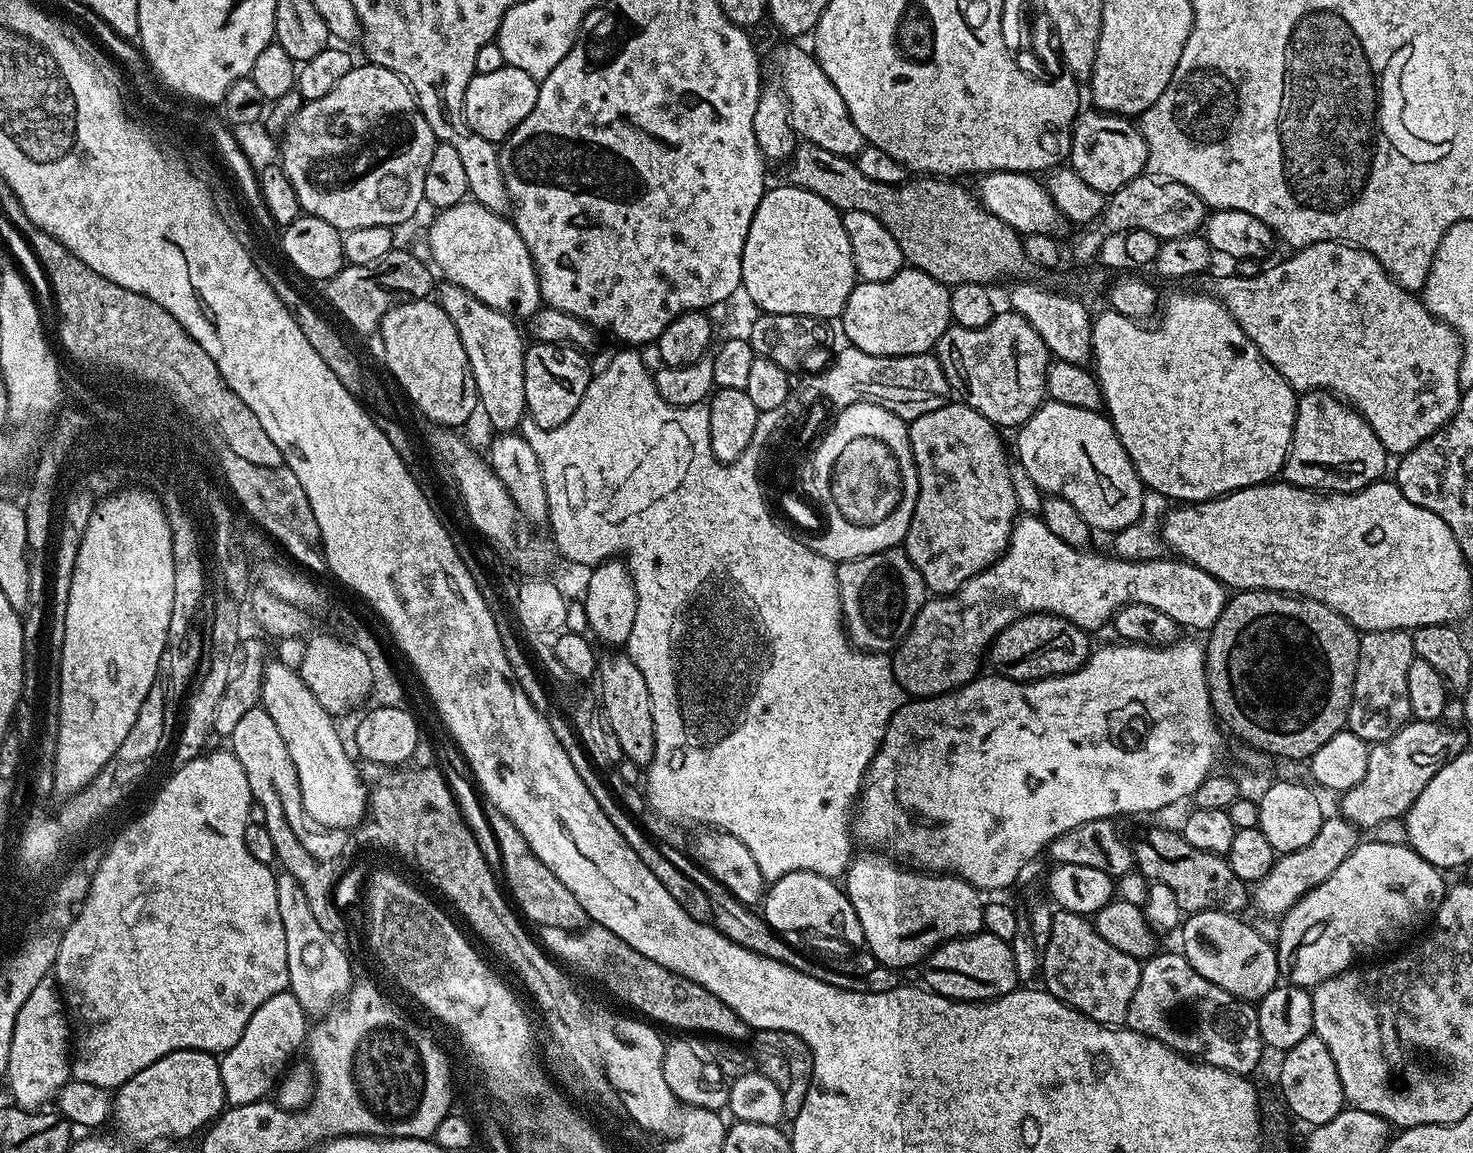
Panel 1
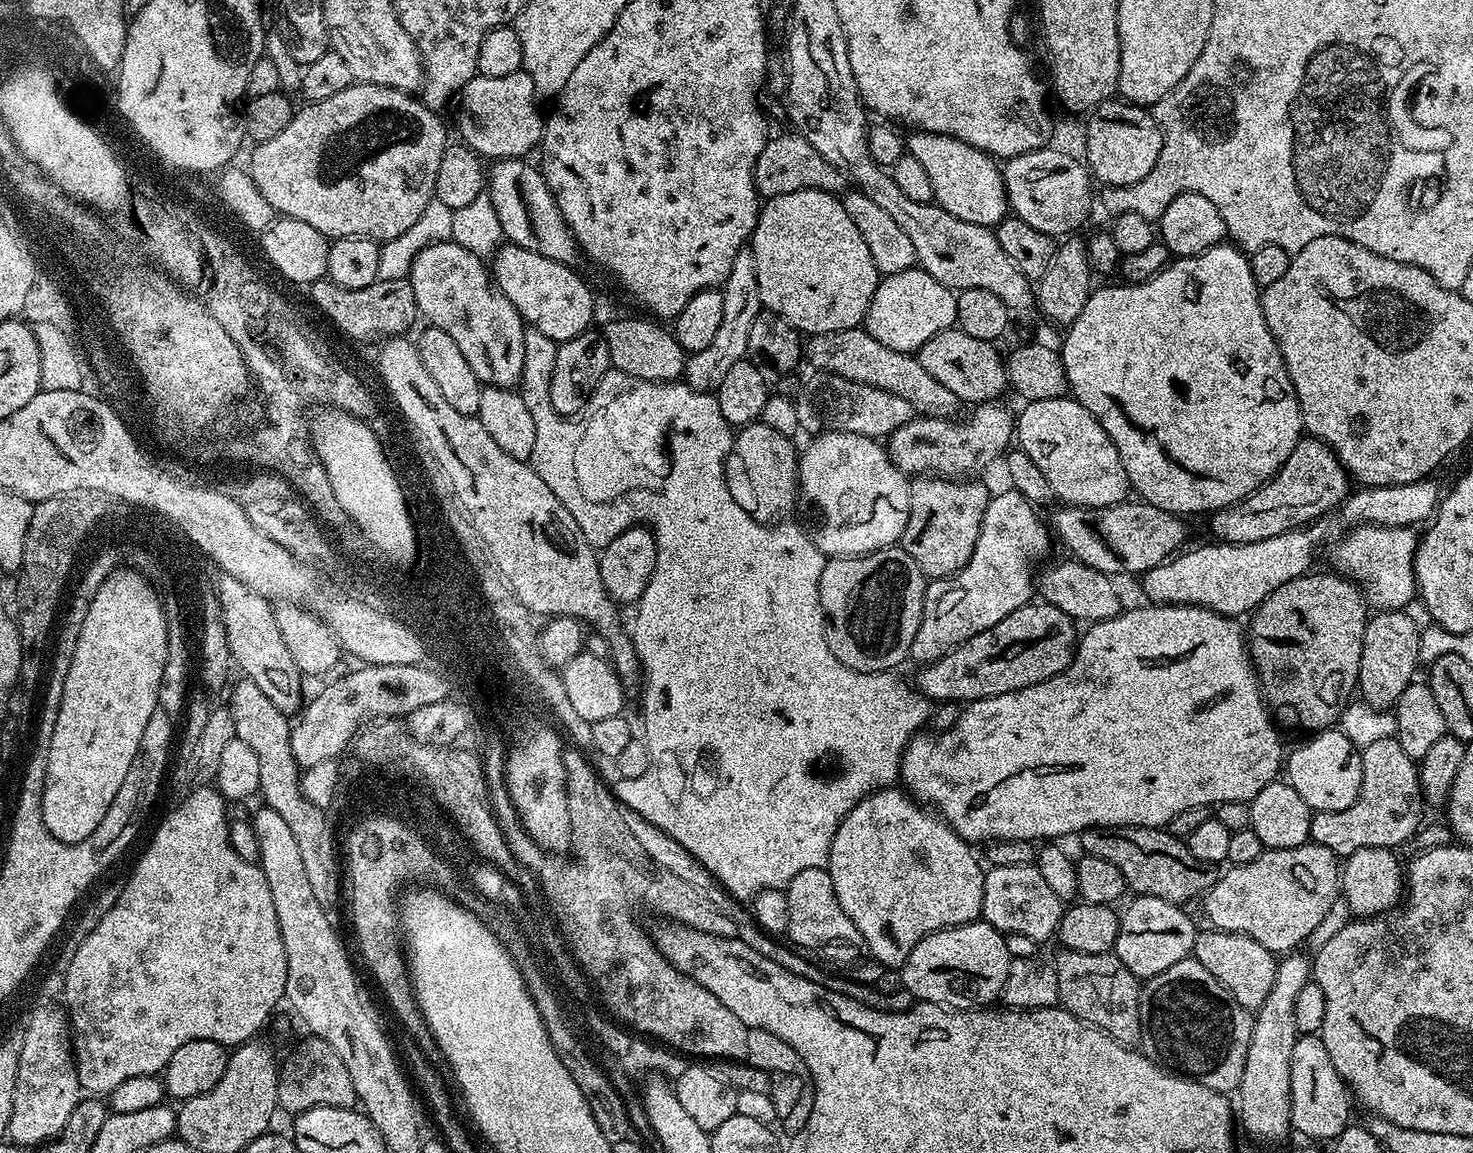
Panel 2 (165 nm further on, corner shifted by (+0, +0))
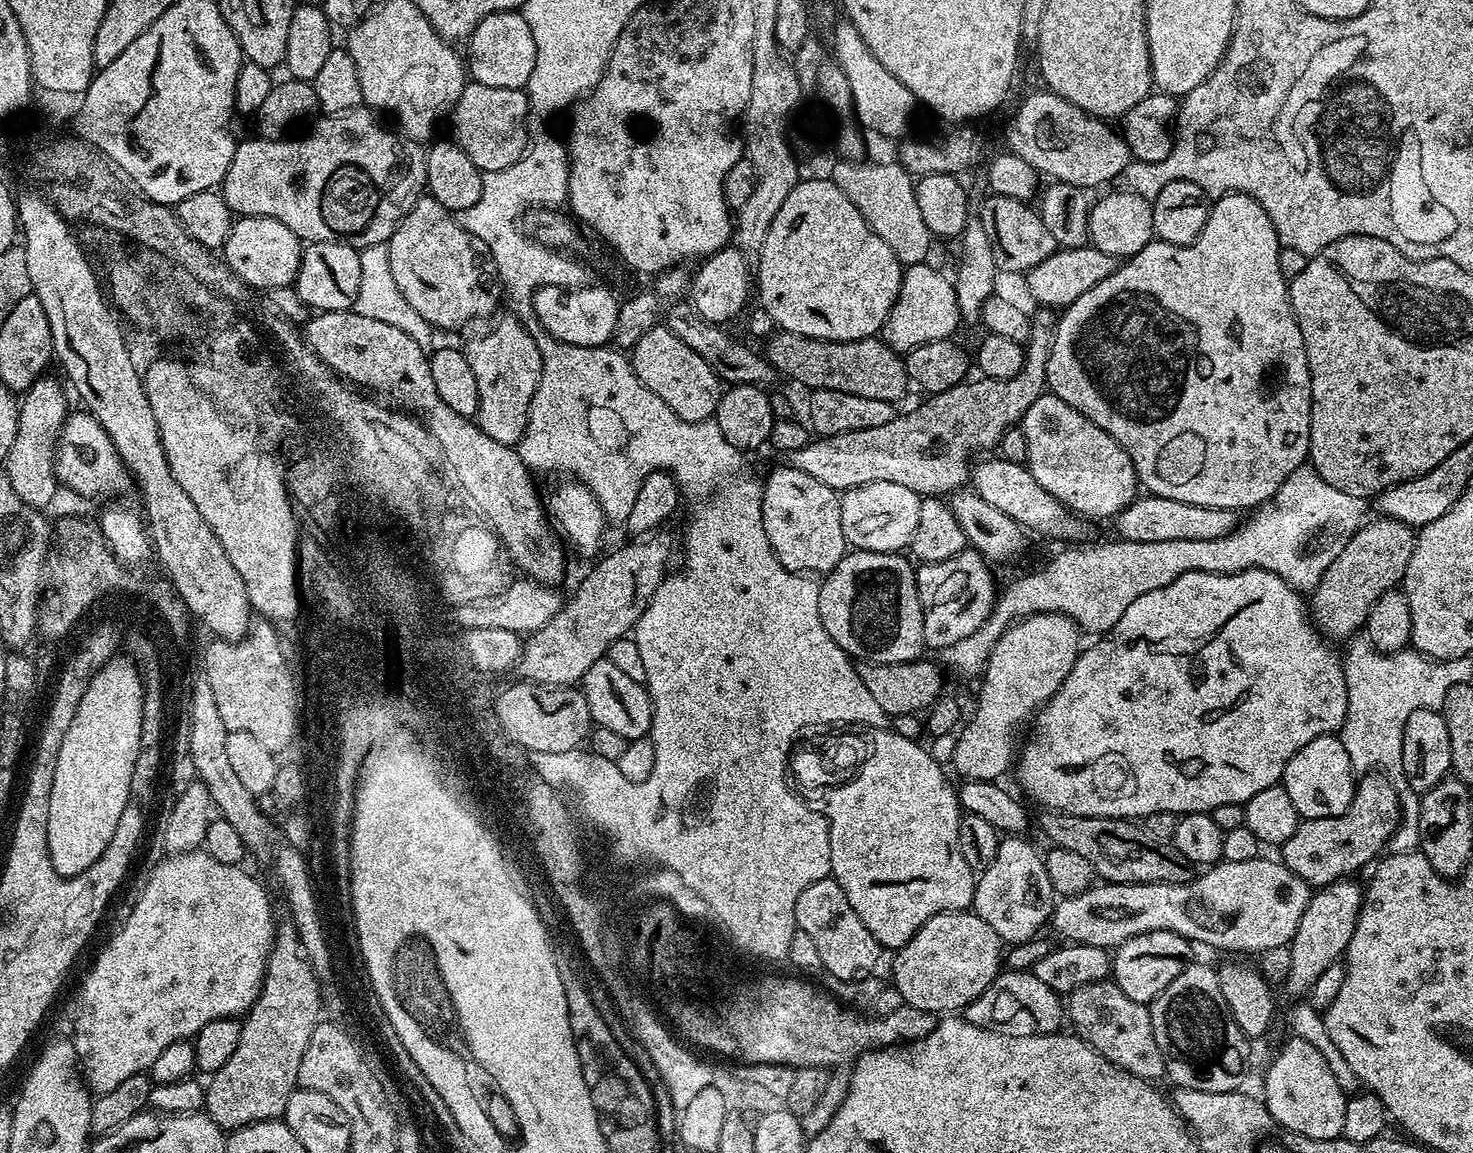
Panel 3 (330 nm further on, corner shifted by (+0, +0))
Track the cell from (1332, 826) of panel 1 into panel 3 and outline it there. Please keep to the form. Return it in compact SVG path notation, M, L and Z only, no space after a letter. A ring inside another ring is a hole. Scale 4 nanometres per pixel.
M1257 858L1250 862L1230 862L1229 860L1224 860L1219 864L1211 865L1207 870L1201 871L1204 872L1201 876L1200 873L1193 875L1192 879L1185 884L1109 884L1107 882L1096 882L1082 894L1065 896L1061 899L1052 912L1050 928L1053 928L1061 936L1061 941L1085 944L1086 946L1098 946L1099 948L1109 950L1114 950L1122 942L1126 942L1138 934L1146 934L1154 930L1166 930L1167 932L1176 932L1197 945L1209 944L1212 948L1225 948L1228 952L1256 952L1255 954L1274 952L1291 945L1294 934L1298 930L1298 922L1302 922L1302 914L1312 900L1313 889L1302 878L1298 878L1298 874L1291 872L1279 859L1264 859Z

